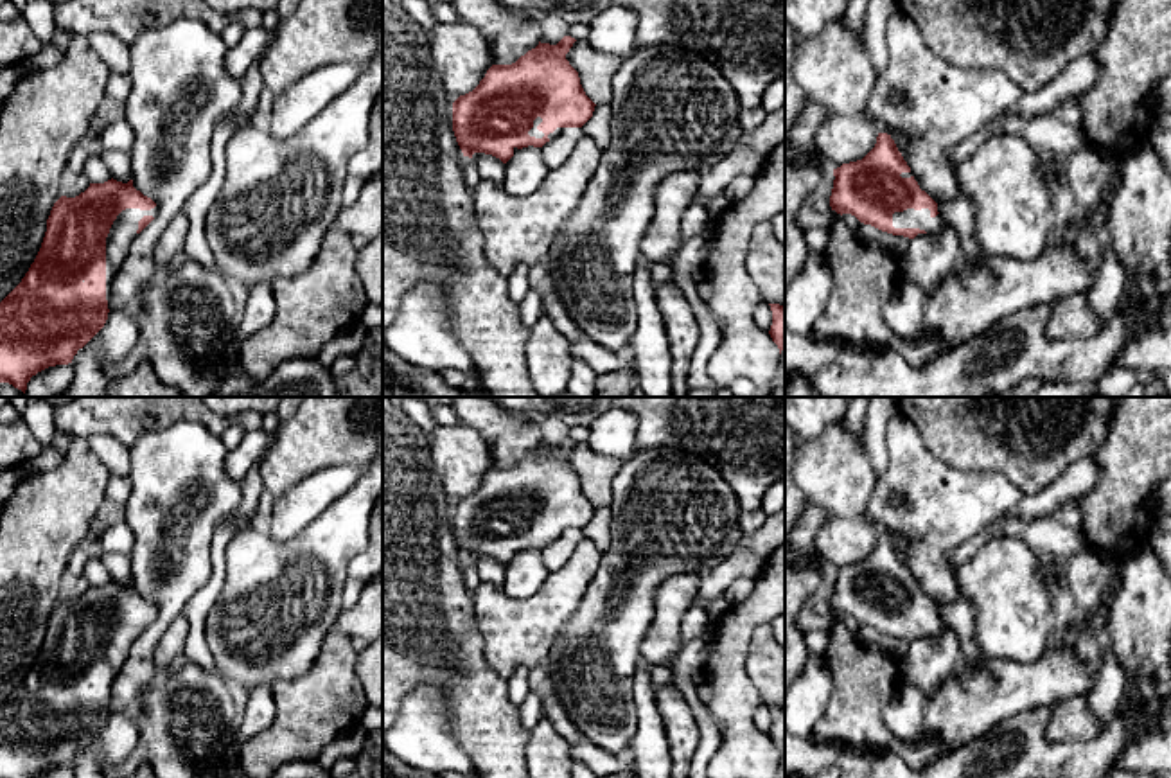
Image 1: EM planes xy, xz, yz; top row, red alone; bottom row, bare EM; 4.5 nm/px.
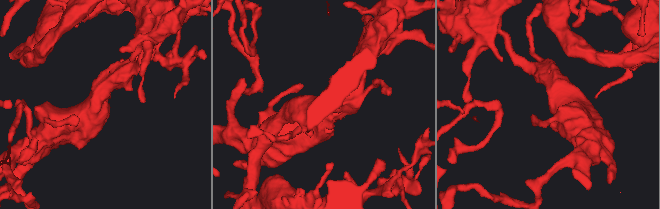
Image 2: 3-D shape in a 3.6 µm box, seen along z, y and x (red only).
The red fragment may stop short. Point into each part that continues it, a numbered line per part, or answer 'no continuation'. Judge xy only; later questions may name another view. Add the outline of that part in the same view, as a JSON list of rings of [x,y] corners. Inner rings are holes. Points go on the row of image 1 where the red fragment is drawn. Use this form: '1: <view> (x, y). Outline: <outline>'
1: xy (123, 232). Outline: [[[158,207],[151,210],[140,210],[140,208],[126,208],[122,210],[117,219],[113,221],[110,234],[106,237],[106,300],[110,300],[110,291],[113,278],[122,266],[131,243],[138,235],[138,221],[144,216],[156,217]]]

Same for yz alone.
1: yz (909, 218). Outline: [[[907,208],[903,212],[893,214],[893,226],[894,228],[920,228],[934,235],[945,228],[945,219],[941,217],[941,214],[932,217],[929,208],[921,208],[921,210]]]

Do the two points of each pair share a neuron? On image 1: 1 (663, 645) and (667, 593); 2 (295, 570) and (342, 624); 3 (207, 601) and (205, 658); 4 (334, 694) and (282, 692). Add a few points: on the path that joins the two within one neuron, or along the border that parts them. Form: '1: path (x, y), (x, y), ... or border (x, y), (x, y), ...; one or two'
1: path (663, 633), (667, 606); one
2: border (342, 611), (331, 627); two
3: path (196, 615), (196, 644); one
4: path (322, 694), (295, 694); one

